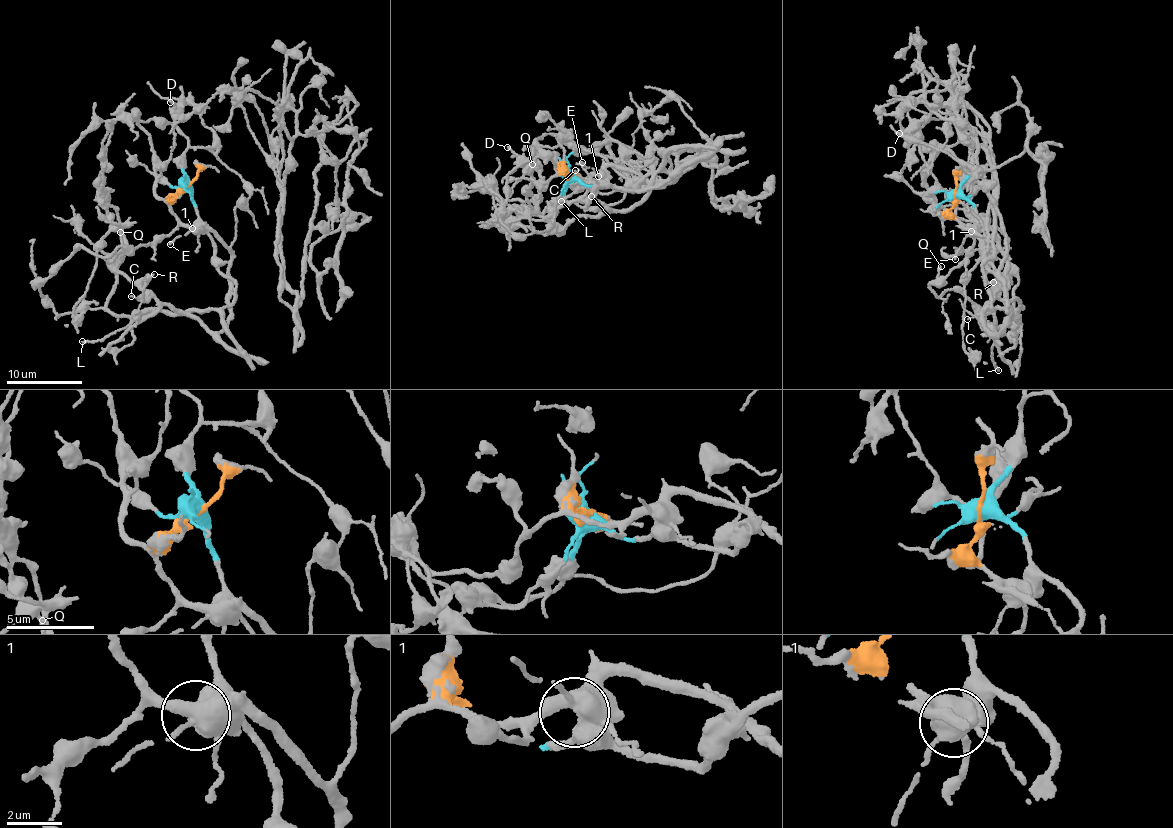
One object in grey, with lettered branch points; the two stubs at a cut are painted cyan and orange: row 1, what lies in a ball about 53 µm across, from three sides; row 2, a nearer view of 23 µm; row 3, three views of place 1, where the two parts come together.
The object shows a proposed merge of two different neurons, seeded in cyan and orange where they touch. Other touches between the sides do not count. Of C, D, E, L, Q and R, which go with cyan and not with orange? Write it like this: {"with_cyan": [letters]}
{"with_cyan": ["E", "L"]}

